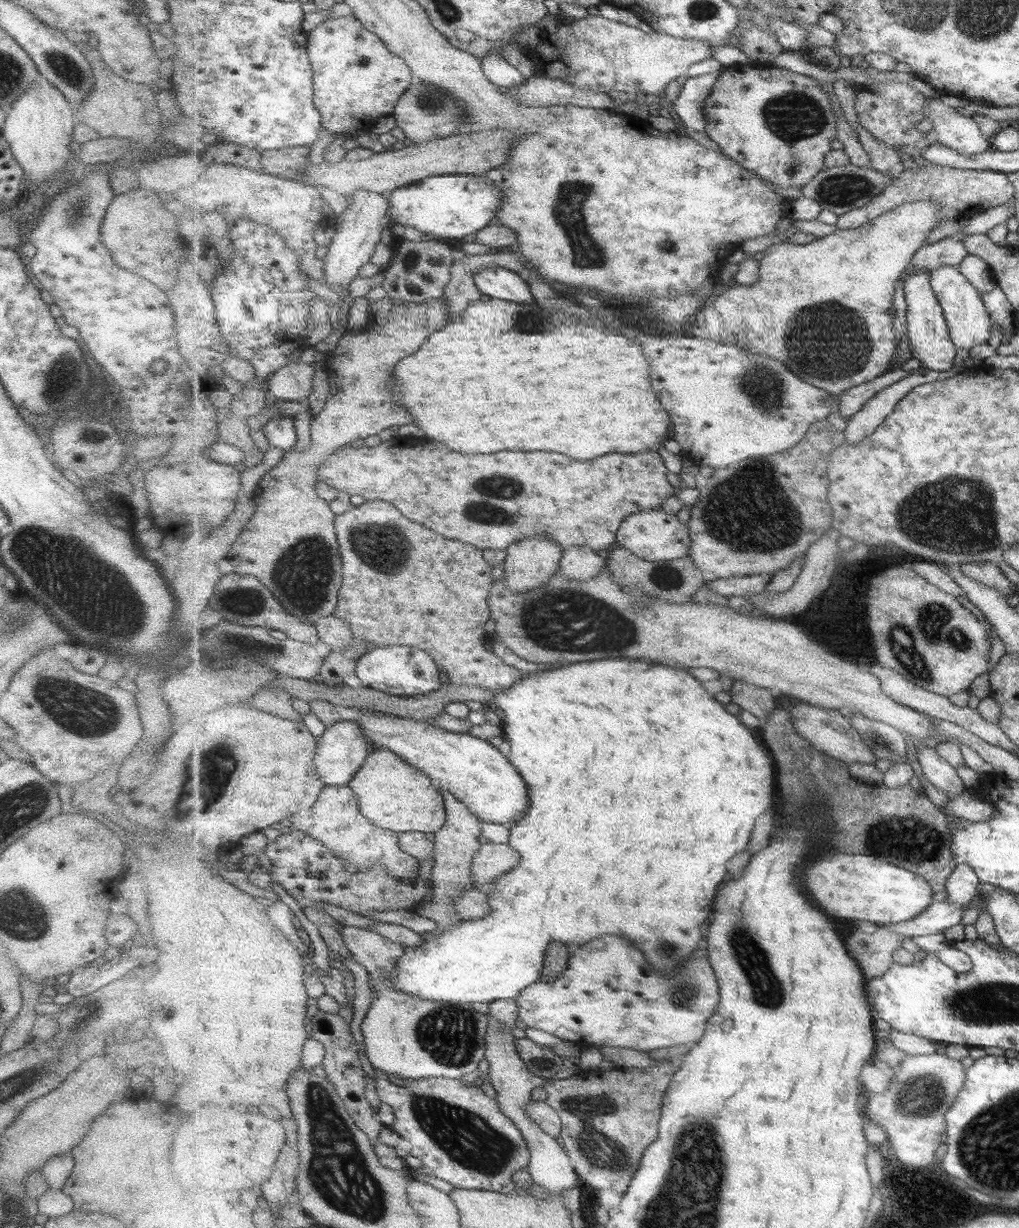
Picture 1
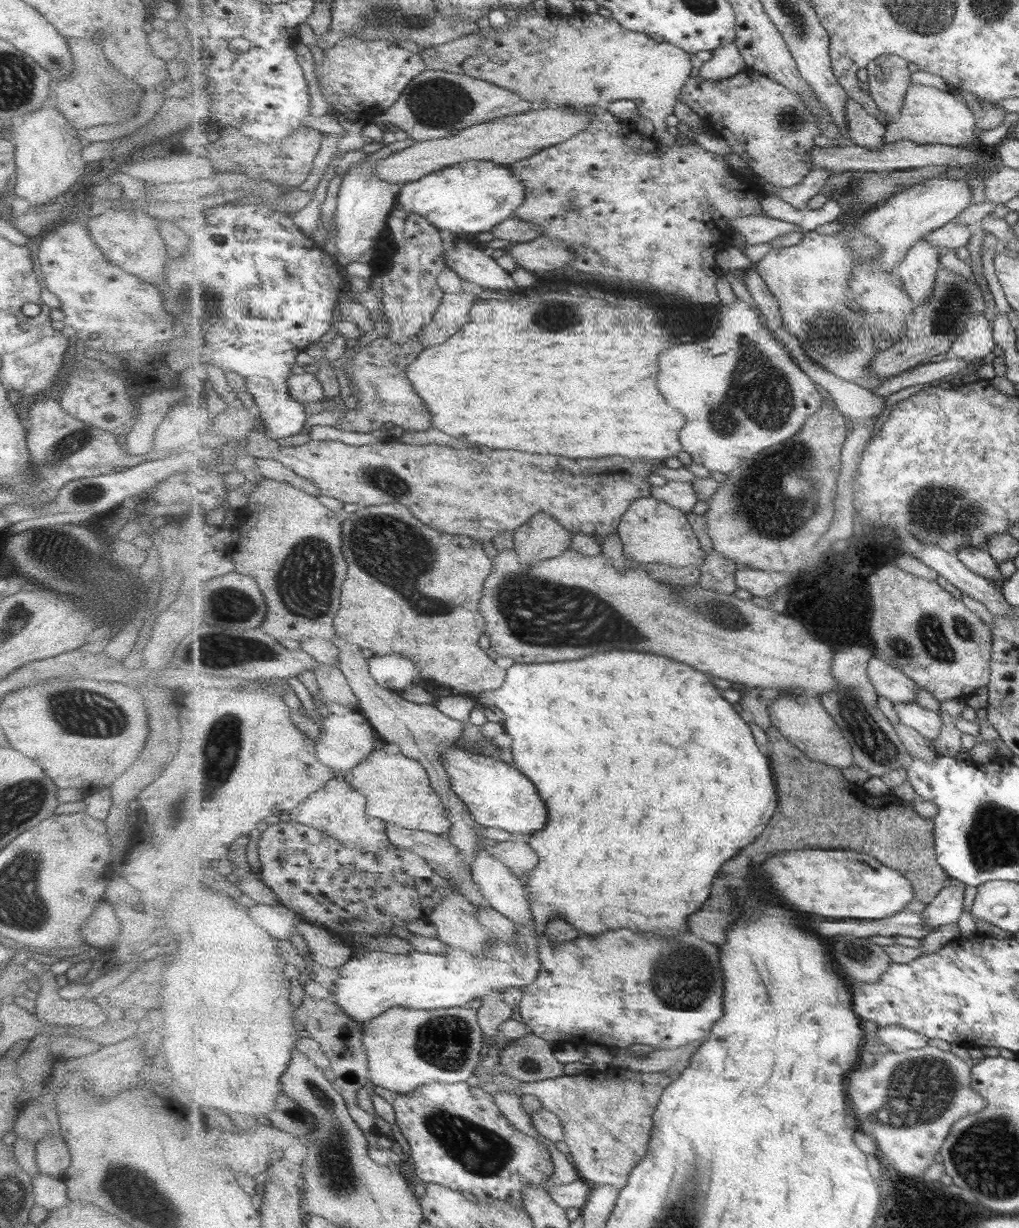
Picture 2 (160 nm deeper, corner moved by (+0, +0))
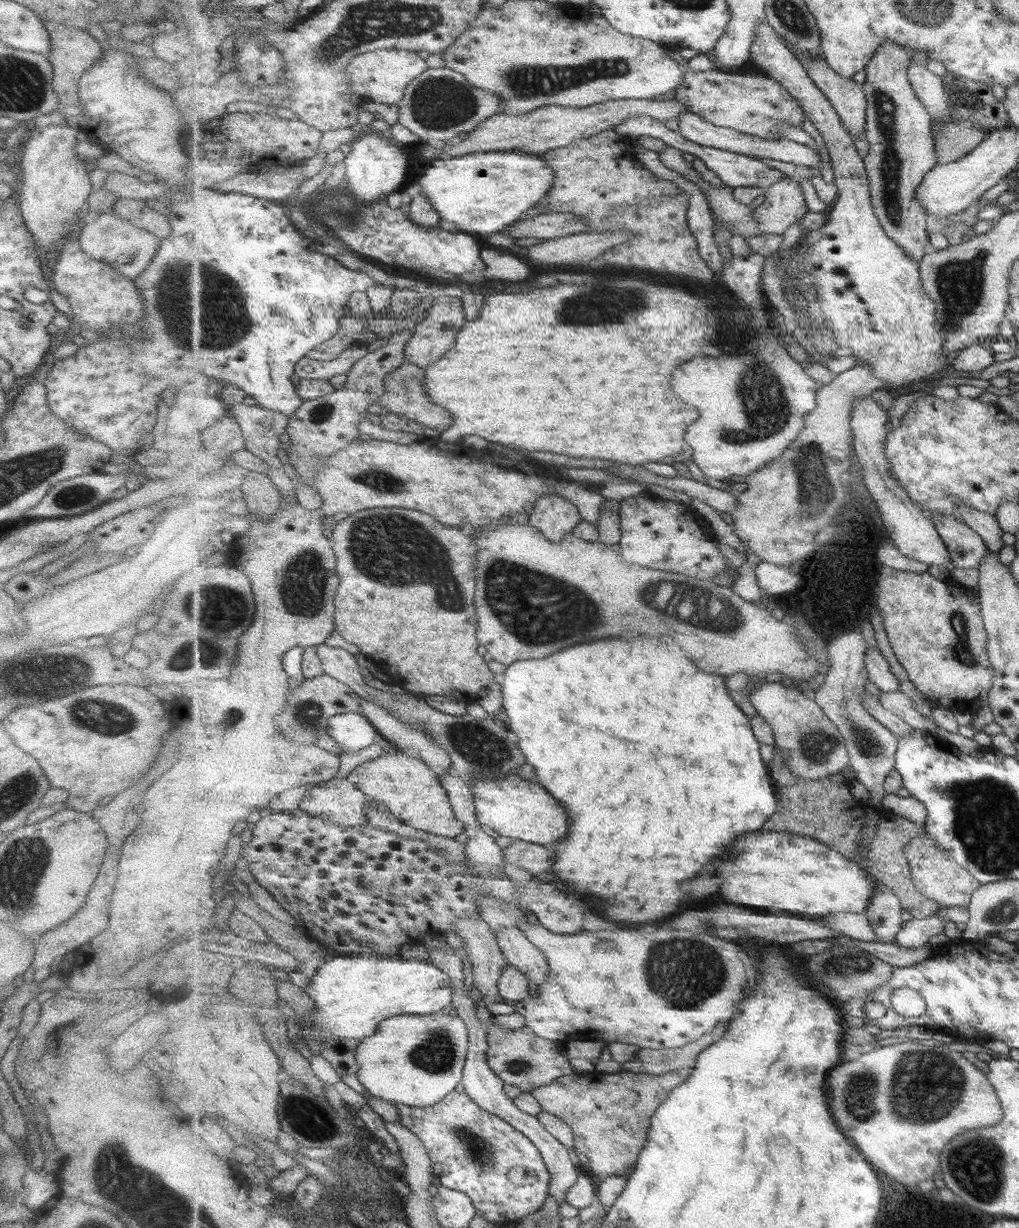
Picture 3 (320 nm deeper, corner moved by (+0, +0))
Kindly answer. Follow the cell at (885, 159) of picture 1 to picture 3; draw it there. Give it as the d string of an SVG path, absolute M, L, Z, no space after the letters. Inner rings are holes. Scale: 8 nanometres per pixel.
M783 38L785 44L793 51L793 54L803 63L803 66L808 70L808 74L815 81L819 90L831 101L835 110L839 113L845 126L849 128L852 136L857 139L863 137L866 132L866 118L868 109L868 100L864 89L864 83L857 84L853 79L842 77L836 70L833 70L826 59L826 56L821 53L820 57L808 55L807 51L800 51L791 41Z

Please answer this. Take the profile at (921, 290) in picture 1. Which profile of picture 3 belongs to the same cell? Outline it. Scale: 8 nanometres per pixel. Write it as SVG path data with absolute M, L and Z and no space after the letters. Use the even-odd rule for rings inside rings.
M885 41L866 66L864 89L868 100L865 135L869 142L864 163L870 178L875 214L883 228L919 264L931 250L928 210L919 200L918 190L925 177L938 165L933 141L933 118L928 106L918 97L910 79L912 63L907 48Z

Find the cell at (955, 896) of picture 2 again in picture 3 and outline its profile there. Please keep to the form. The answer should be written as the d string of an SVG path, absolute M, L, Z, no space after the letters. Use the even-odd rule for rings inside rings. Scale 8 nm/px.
M934 914L923 920L913 917L903 923L896 942L905 948L923 948L930 944L932 936L943 933L943 924L945 920Z

